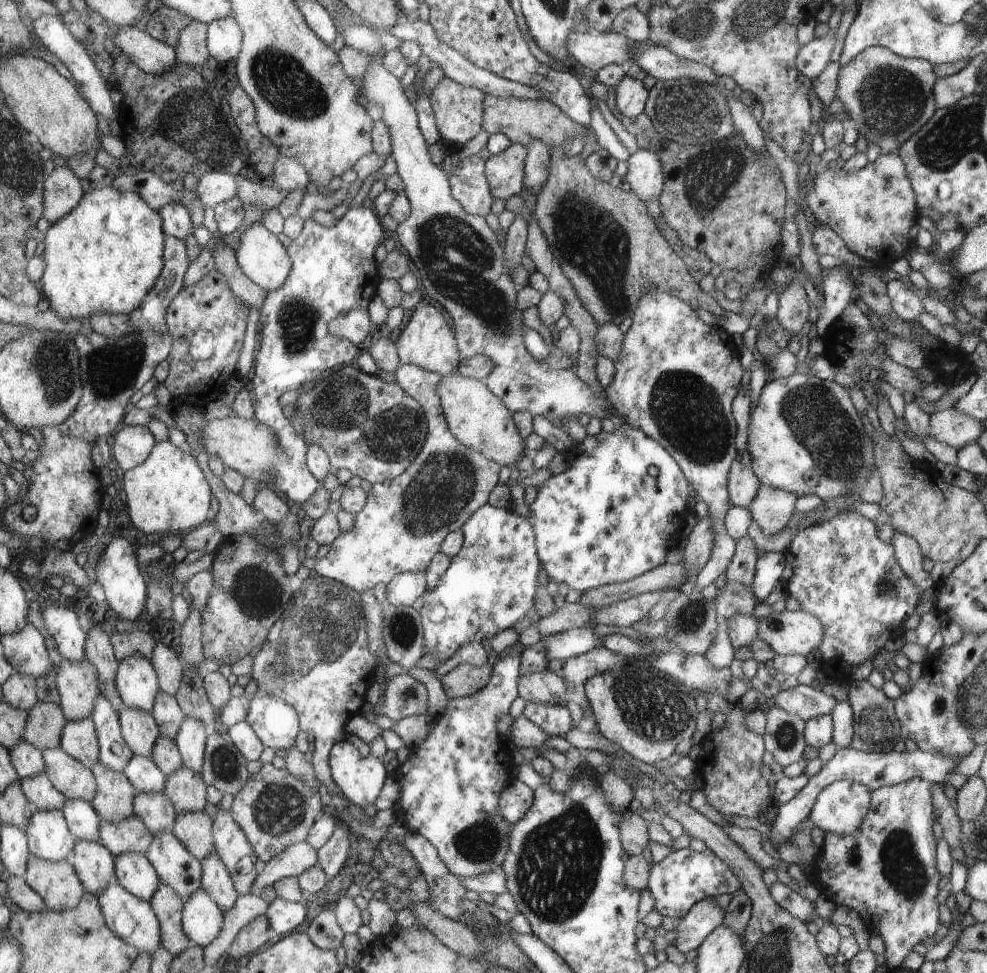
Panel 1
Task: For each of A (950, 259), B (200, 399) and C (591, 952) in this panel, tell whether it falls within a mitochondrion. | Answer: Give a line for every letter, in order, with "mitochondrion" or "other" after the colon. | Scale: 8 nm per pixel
A: other
B: other
C: other

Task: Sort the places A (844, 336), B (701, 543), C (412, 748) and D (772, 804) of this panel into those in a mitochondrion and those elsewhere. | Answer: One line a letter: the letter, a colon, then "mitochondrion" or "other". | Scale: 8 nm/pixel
A: other
B: other
C: other
D: other

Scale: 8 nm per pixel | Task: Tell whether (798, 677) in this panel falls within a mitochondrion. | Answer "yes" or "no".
no

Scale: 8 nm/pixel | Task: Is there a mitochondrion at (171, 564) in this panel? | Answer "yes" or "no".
no

